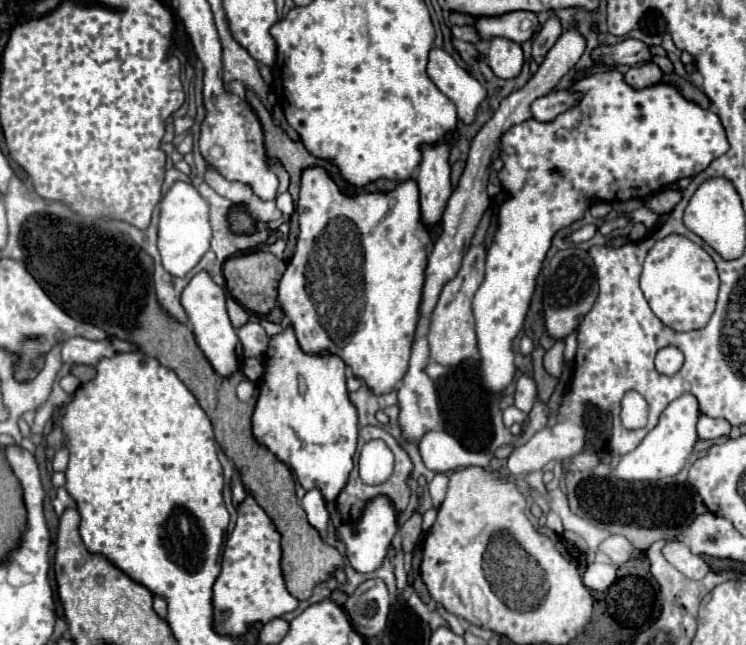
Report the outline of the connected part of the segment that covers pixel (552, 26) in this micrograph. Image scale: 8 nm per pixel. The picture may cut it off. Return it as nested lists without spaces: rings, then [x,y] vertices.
[[[551,16],[543,26],[541,30],[535,34],[533,38],[533,58],[535,62],[543,62],[543,58],[547,56],[547,52],[551,50],[551,46],[559,40],[563,28],[561,28],[561,22],[557,16]]]

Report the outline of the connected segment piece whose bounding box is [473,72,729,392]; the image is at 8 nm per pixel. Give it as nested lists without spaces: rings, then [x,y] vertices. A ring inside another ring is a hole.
[[[601,72],[575,82],[569,90],[581,94],[573,108],[559,114],[551,122],[529,118],[521,124],[515,124],[501,136],[499,142],[503,160],[499,180],[503,190],[511,198],[507,198],[499,206],[497,232],[493,244],[487,250],[485,280],[473,298],[477,346],[481,354],[481,376],[485,386],[493,392],[505,390],[507,384],[515,378],[511,344],[523,328],[523,320],[535,290],[535,280],[541,272],[553,236],[561,228],[567,228],[573,222],[581,220],[593,200],[647,200],[649,196],[663,192],[669,184],[703,172],[703,168],[707,168],[711,160],[723,156],[729,148],[727,134],[723,132],[719,116],[711,110],[701,108],[697,102],[683,98],[679,88],[673,84],[659,82],[647,88],[631,88],[621,72]]]

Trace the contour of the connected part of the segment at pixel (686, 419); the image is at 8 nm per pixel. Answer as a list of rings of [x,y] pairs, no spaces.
[[[683,394],[667,404],[667,408],[661,412],[657,426],[643,438],[643,442],[629,454],[625,454],[615,474],[621,480],[659,480],[665,476],[675,476],[685,464],[689,454],[693,452],[693,446],[697,442],[697,424],[699,420],[699,402],[691,394]]]

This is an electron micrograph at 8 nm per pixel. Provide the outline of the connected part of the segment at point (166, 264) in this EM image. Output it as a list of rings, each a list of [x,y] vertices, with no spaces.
[[[175,182],[163,196],[159,218],[159,254],[163,268],[173,276],[185,276],[209,250],[211,226],[209,226],[209,206],[197,188],[189,182]]]

